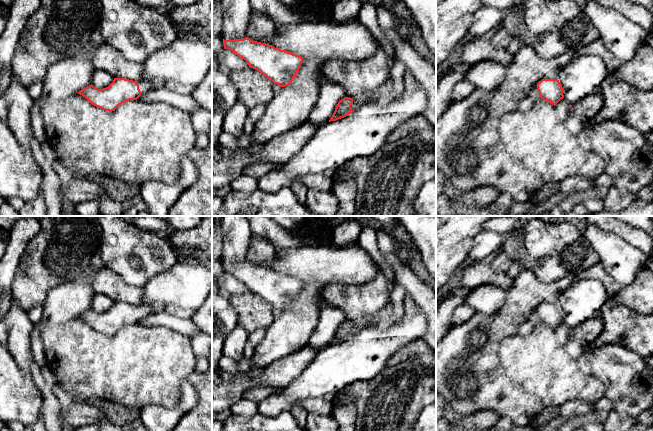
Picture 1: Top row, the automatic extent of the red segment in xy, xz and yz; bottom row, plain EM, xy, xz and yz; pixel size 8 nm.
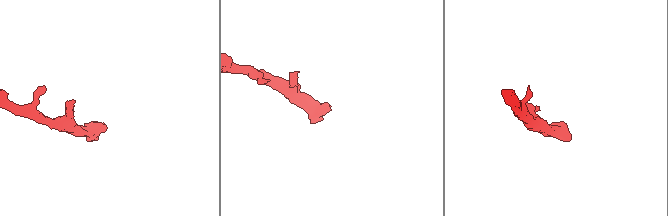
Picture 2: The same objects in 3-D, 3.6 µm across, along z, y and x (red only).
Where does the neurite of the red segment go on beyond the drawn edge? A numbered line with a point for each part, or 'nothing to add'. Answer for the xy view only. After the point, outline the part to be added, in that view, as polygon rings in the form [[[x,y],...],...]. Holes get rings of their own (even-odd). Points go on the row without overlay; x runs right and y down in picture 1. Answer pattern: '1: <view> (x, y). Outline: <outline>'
1: xy (145, 310). Outline: [[[137,305],[138,309],[139,309],[139,313],[141,315],[141,319],[144,317],[147,317],[151,314],[156,313],[158,310],[160,310],[161,308],[157,307],[157,306],[151,306],[151,305]]]

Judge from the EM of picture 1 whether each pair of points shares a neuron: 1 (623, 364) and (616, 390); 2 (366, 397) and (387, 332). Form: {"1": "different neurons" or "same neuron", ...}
{"1": "same neuron", "2": "different neurons"}

